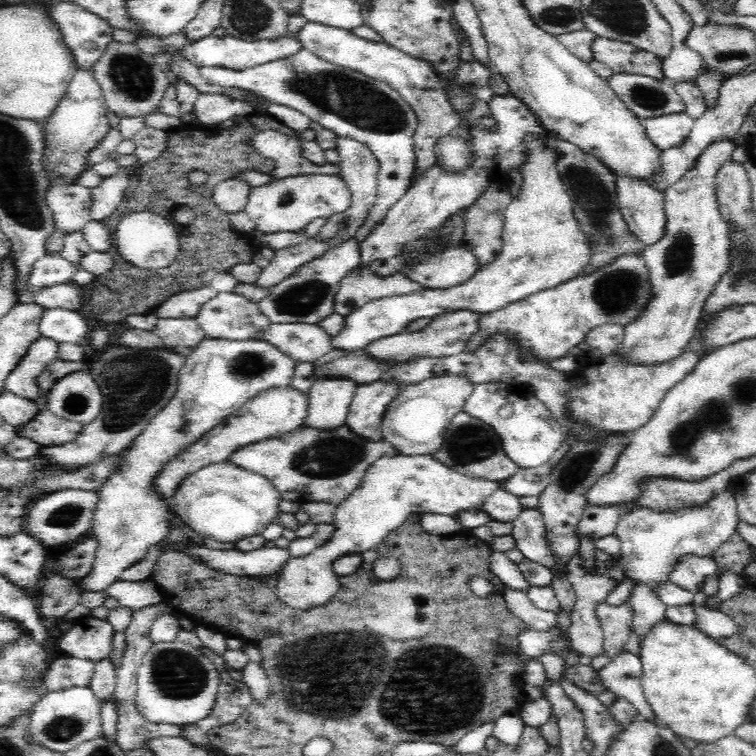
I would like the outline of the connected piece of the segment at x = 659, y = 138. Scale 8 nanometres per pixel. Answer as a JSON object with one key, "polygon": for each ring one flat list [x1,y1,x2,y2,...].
{"polygon":[[688,113,641,120,649,138,663,151,679,148,692,135,693,119]]}

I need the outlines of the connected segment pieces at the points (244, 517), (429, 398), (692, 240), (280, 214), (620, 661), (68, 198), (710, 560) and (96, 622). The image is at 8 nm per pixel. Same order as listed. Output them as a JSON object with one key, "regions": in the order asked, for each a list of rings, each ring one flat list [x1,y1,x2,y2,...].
{"regions":[[[229,461,211,464,188,476,171,501,178,520,204,534,204,538,211,537,218,542,236,543,260,536,283,514,280,510,283,493,276,485,265,476]],[[436,377,418,384,403,386,388,403,381,420,383,441,398,455,428,456,443,443,446,431,454,416,463,411,466,398,472,392,472,384,461,378]],[[735,138,712,142,709,147,706,147,706,150,700,152,692,166,685,170,684,174,681,174,676,182,662,190,666,216,668,217,666,236,658,244,646,246,643,261,648,269,648,281,650,281,649,299,645,307,636,315,636,318,626,324,625,336,622,342,624,351,634,361,655,363,676,356,693,335,693,330,696,328,704,306,703,302,716,288,716,284,720,282,721,276,727,269,730,235,729,229,725,226,720,213,717,211,713,178,717,168,725,160,732,159,732,155,739,146,739,142,735,142]],[[309,174,270,181,262,186,250,186,244,209,256,222,256,230,262,234,274,234,296,232,305,228,313,218,346,211,350,205,351,190,342,177,334,174]],[[628,652,616,656,614,661,598,671,600,679,608,690,619,697,628,699,646,722,659,724,656,713,650,706,642,686,642,664,638,656,630,655]],[[78,183,72,186,51,185,46,195,51,208,54,230,64,236,81,232,92,220,92,189]],[[692,552,682,554,669,570,667,581,692,594,700,594,704,582,720,574,713,556,700,556]],[[88,615,73,622,71,630,54,638,54,644,67,656,96,662,112,654,116,634,117,631,110,622]]]}

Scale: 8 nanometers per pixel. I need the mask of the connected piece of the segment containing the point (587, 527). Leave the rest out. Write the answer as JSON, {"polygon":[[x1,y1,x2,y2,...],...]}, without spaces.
{"polygon":[[588,504,581,521,581,534,596,539,614,534,618,516,628,510,629,506,623,504,622,507,590,507]]}

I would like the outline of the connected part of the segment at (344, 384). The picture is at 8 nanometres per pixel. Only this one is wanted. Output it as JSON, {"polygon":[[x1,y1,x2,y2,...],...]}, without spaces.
{"polygon":[[316,380,306,394,306,416,301,420,301,426,318,432,332,432,345,426,355,392,356,386,349,380]]}

